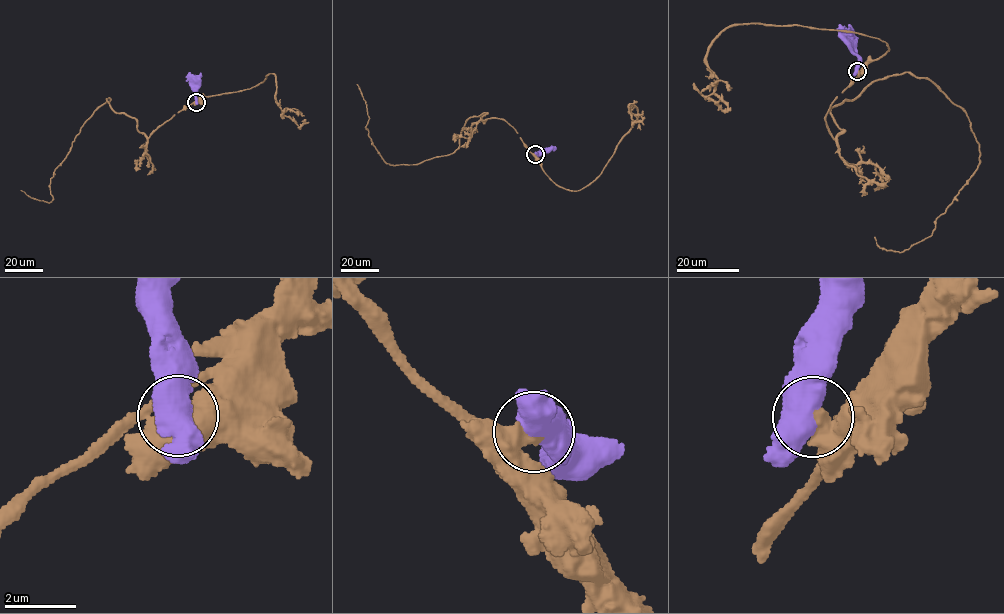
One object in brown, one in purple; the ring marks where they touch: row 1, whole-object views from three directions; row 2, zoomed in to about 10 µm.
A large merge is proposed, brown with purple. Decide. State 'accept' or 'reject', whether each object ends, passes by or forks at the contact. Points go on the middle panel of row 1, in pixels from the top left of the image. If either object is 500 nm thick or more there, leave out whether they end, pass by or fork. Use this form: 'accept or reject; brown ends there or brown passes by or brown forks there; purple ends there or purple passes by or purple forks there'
reject

